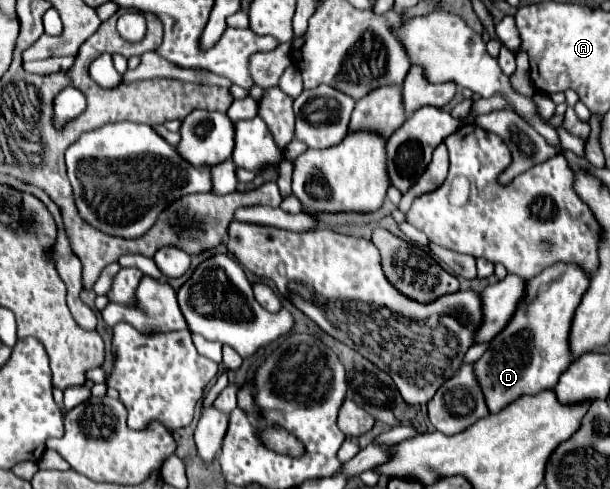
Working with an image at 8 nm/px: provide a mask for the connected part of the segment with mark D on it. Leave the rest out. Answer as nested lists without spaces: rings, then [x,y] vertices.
[[[560,263],[544,269],[538,277],[526,281],[524,297],[520,299],[516,313],[512,315],[508,325],[490,341],[488,351],[484,351],[484,355],[474,363],[474,375],[484,393],[484,401],[490,413],[502,411],[506,405],[514,403],[524,395],[536,395],[540,391],[552,389],[558,383],[560,373],[564,373],[572,365],[574,357],[570,353],[570,325],[588,285],[590,277],[580,267]]]

